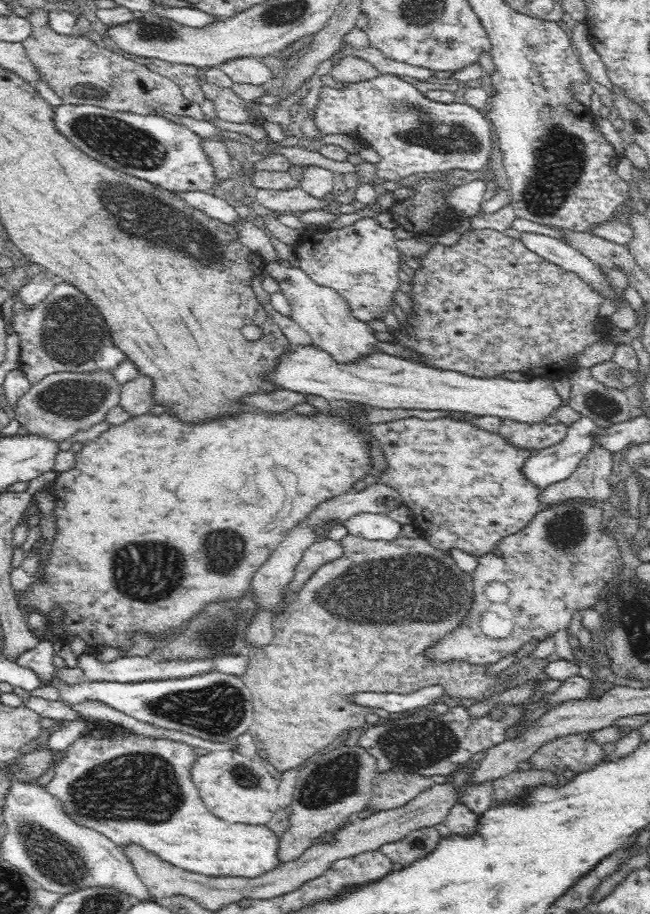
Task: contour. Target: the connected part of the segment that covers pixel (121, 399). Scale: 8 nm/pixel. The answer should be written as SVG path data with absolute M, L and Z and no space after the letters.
M144 375L123 382L118 389L117 406L130 415L150 413L155 404L151 398L151 380Z

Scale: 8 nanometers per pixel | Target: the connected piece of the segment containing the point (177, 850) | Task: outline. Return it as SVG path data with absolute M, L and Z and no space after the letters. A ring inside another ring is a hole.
M110 732L96 738L87 734L70 744L58 766L54 766L54 776L41 787L61 804L72 822L94 829L120 848L137 844L167 863L208 876L253 877L275 867L280 863L275 857L277 835L270 828L257 824L229 824L205 809L188 775L196 756L194 747L168 738Z

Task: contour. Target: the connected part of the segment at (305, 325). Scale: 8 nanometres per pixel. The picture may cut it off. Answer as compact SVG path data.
M266 261L263 275L276 280L283 296L290 304L292 320L308 333L311 344L327 352L336 363L357 362L362 357L371 355L376 350L378 338L366 321L357 320L351 315L346 303L338 297L338 292L316 284L298 268L284 267L278 261Z

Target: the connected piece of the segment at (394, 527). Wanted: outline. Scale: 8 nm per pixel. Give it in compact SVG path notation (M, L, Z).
M360 512L343 522L348 533L369 540L394 540L401 532L401 523L392 520L390 514Z

